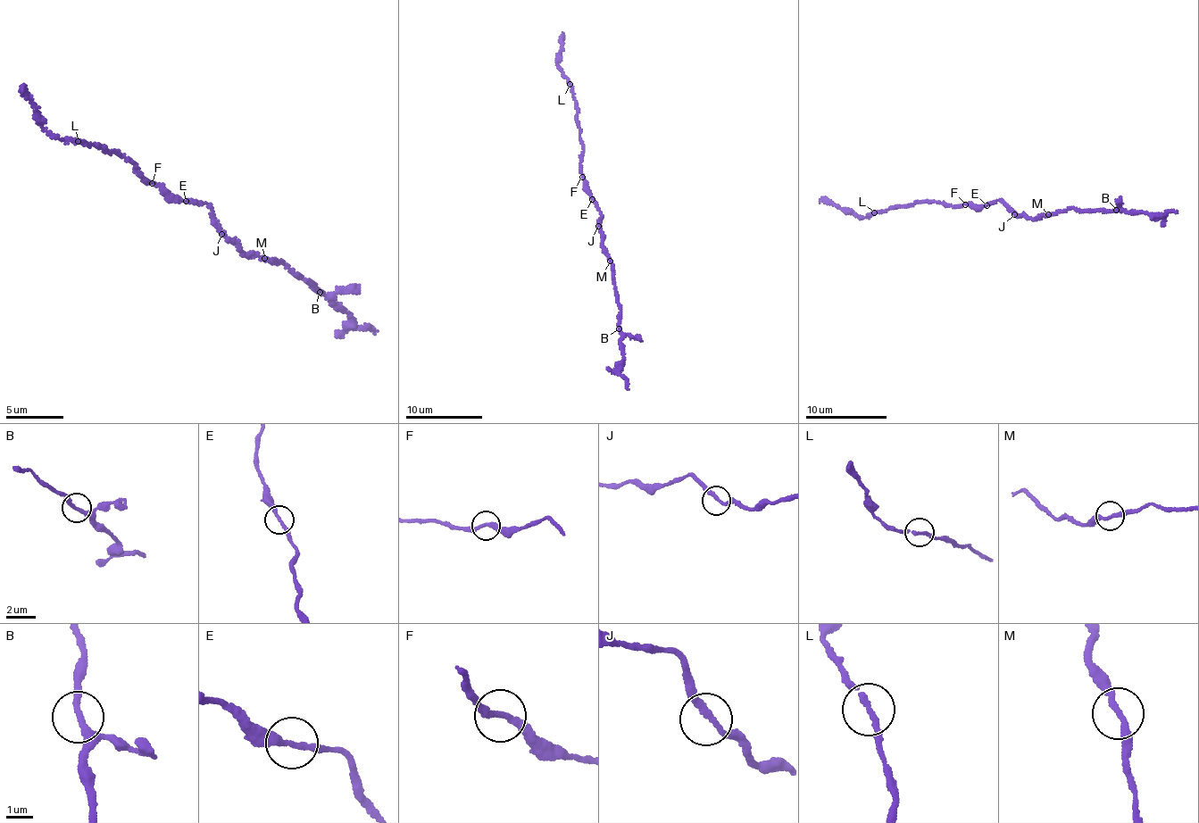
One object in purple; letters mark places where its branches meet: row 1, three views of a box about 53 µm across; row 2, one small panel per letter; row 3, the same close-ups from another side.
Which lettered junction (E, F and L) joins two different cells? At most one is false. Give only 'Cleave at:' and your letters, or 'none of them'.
Cleave at: none of them

